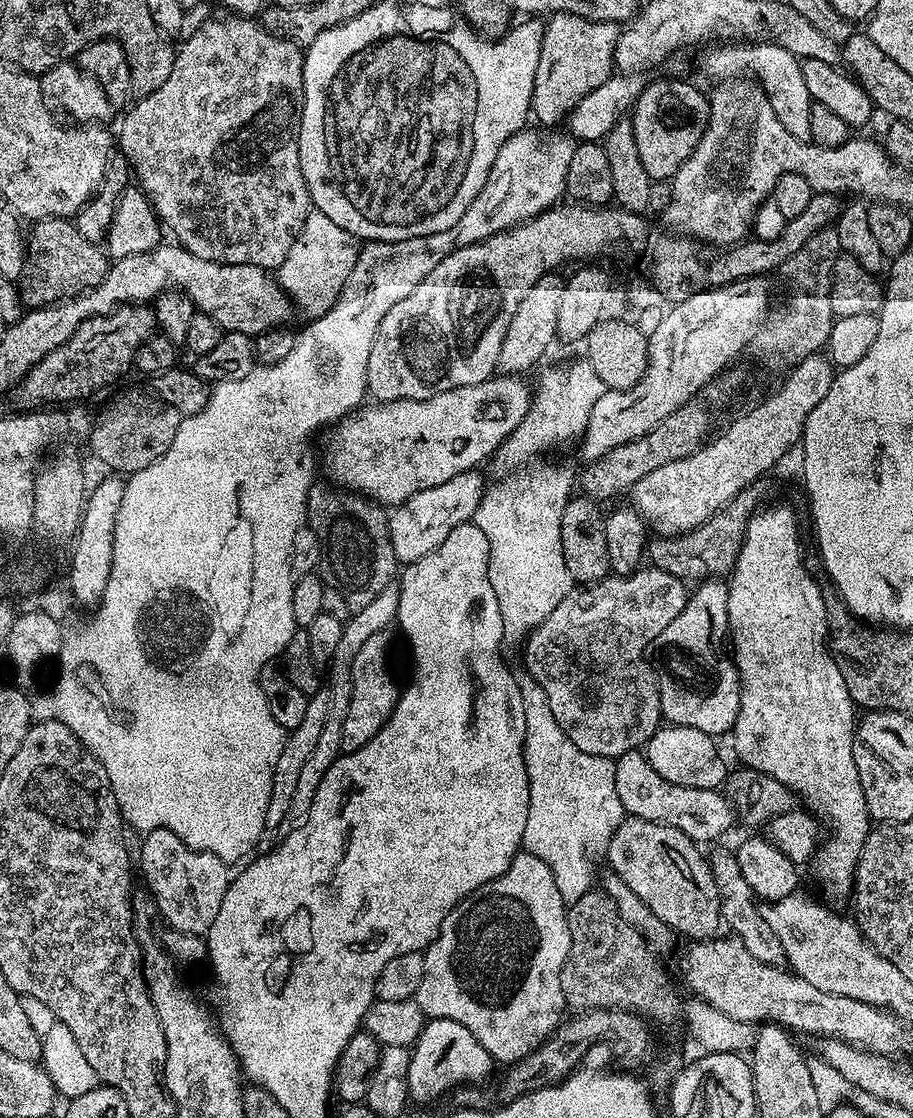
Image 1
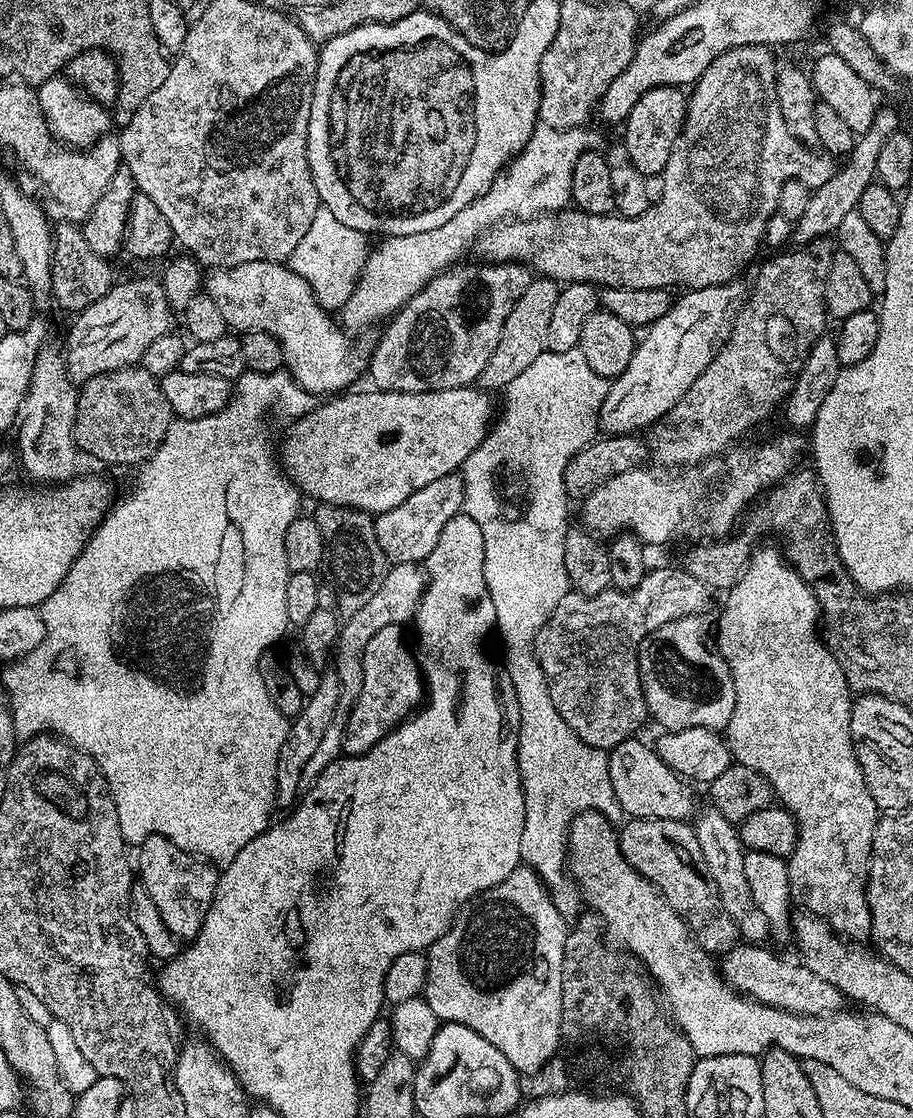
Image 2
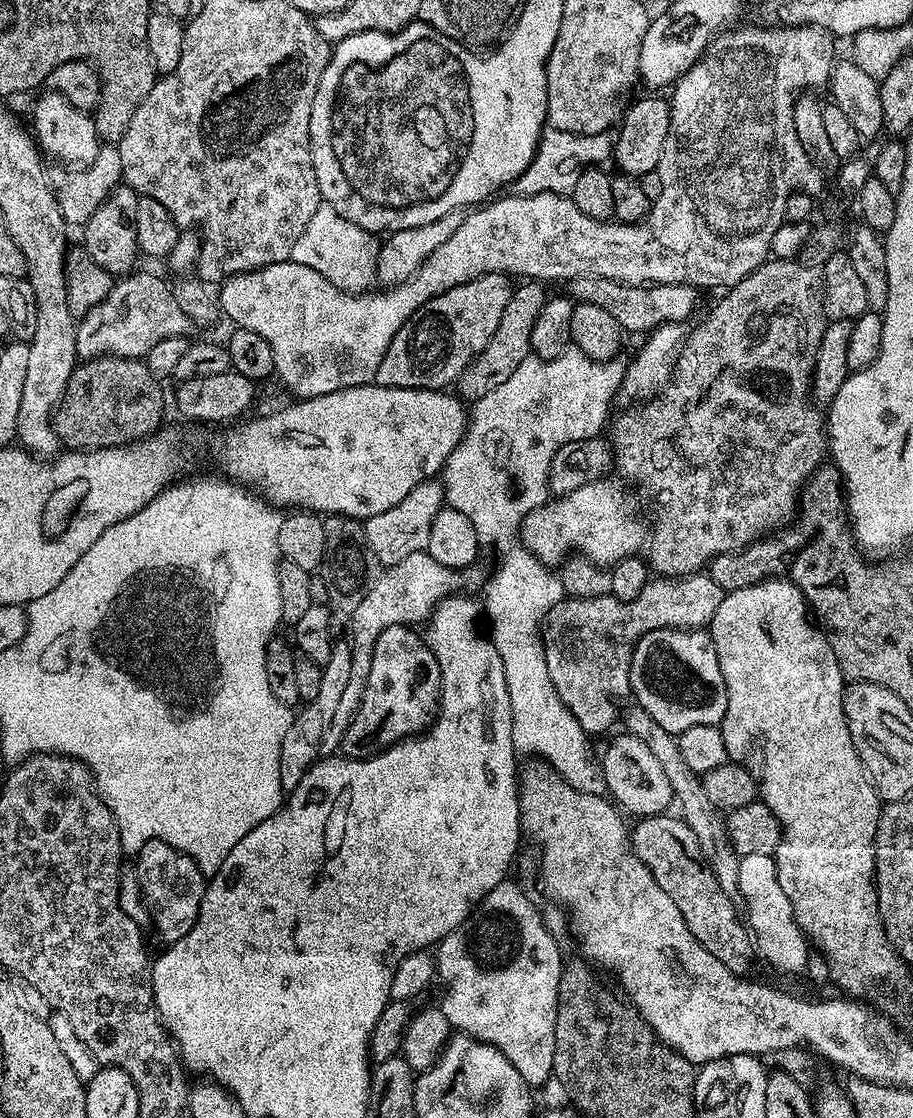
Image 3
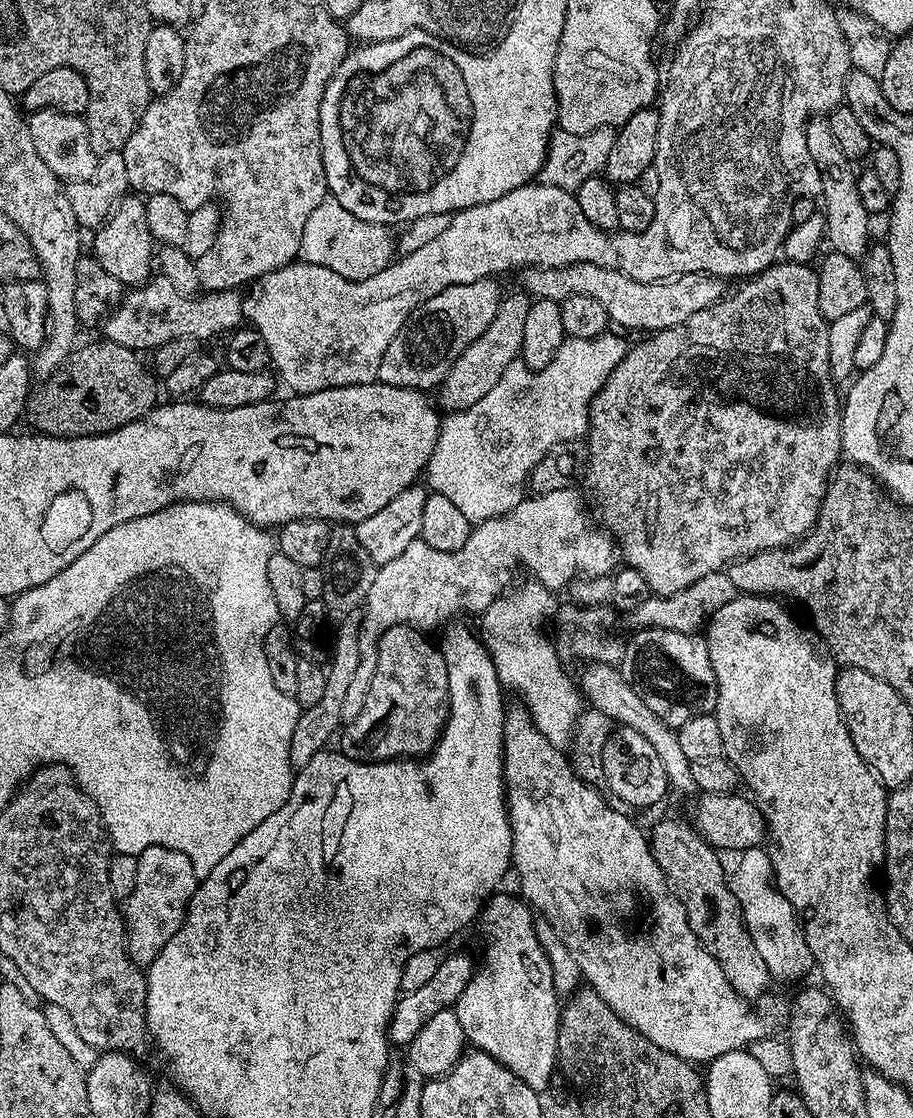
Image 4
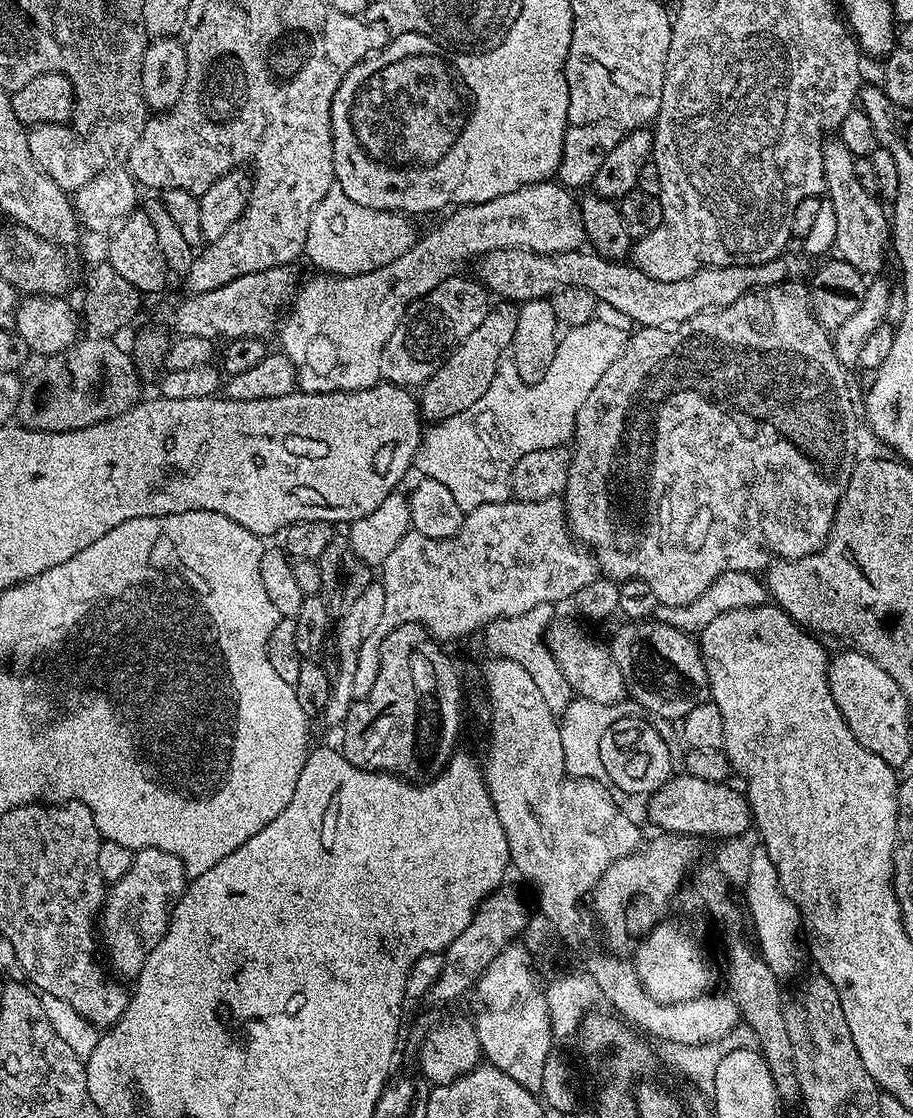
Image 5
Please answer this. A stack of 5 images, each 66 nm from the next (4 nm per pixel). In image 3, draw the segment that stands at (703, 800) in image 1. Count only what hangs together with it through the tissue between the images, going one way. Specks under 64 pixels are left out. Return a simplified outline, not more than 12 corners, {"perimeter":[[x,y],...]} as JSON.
{"perimeter":[[627,732],[600,758],[625,813],[665,813],[674,799],[661,764]]}

